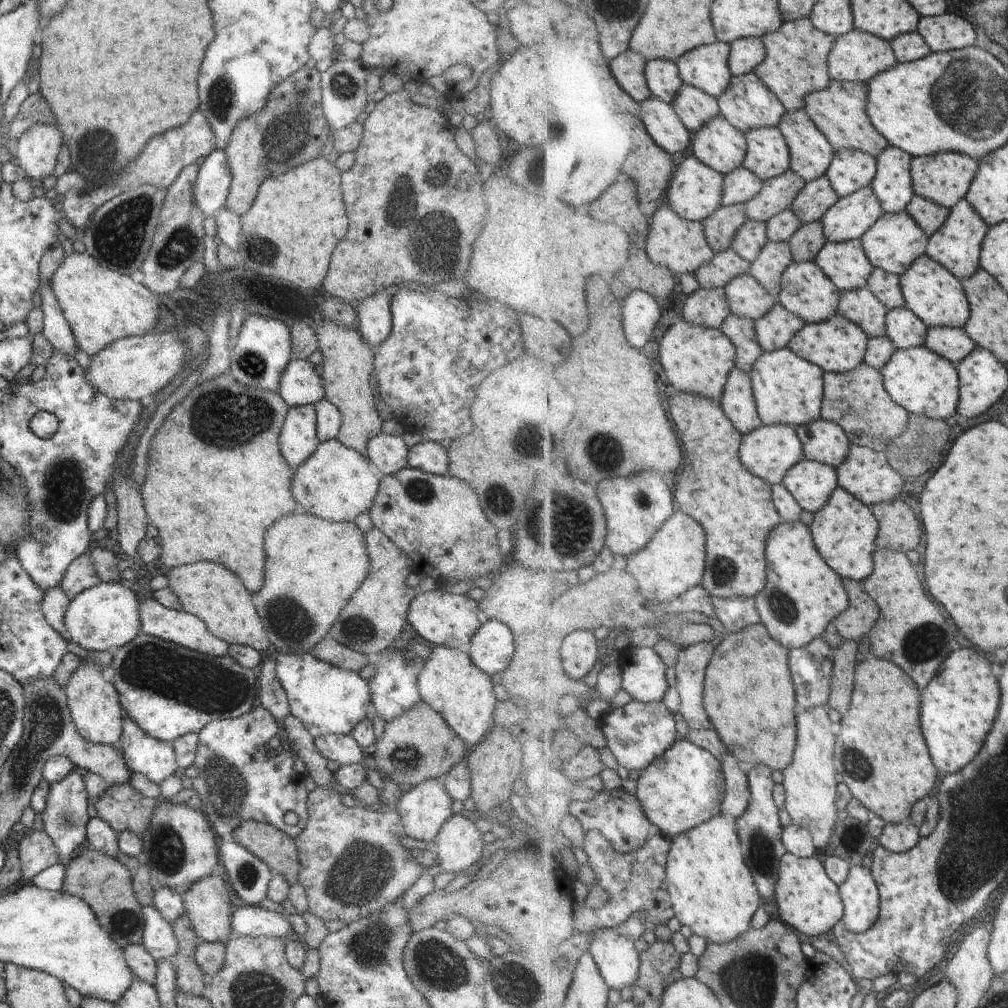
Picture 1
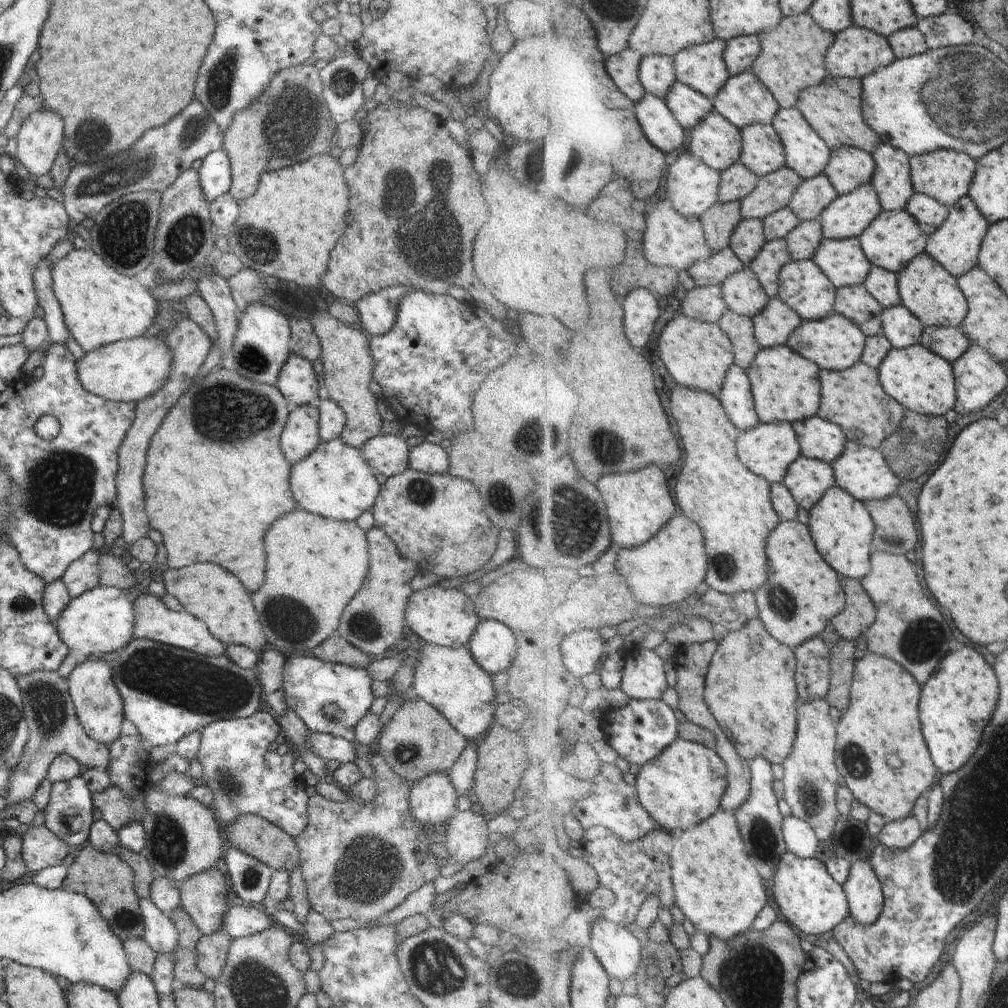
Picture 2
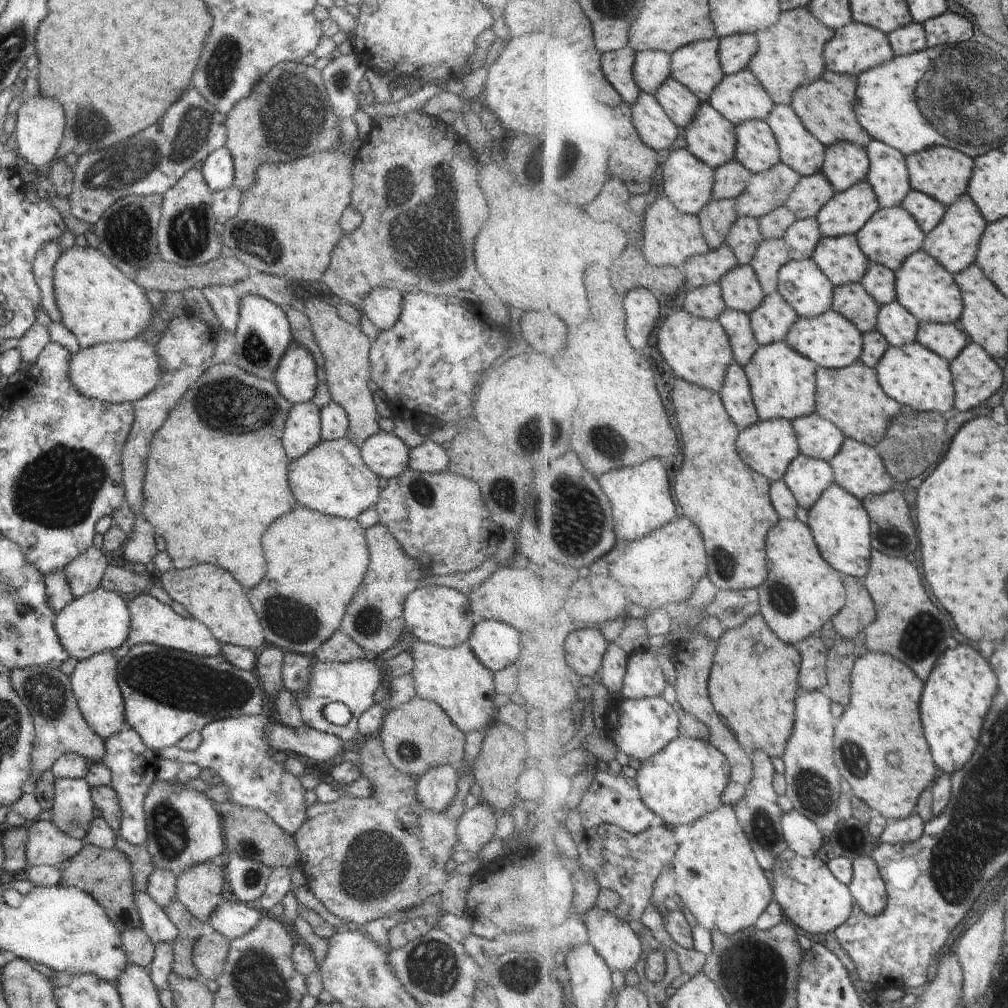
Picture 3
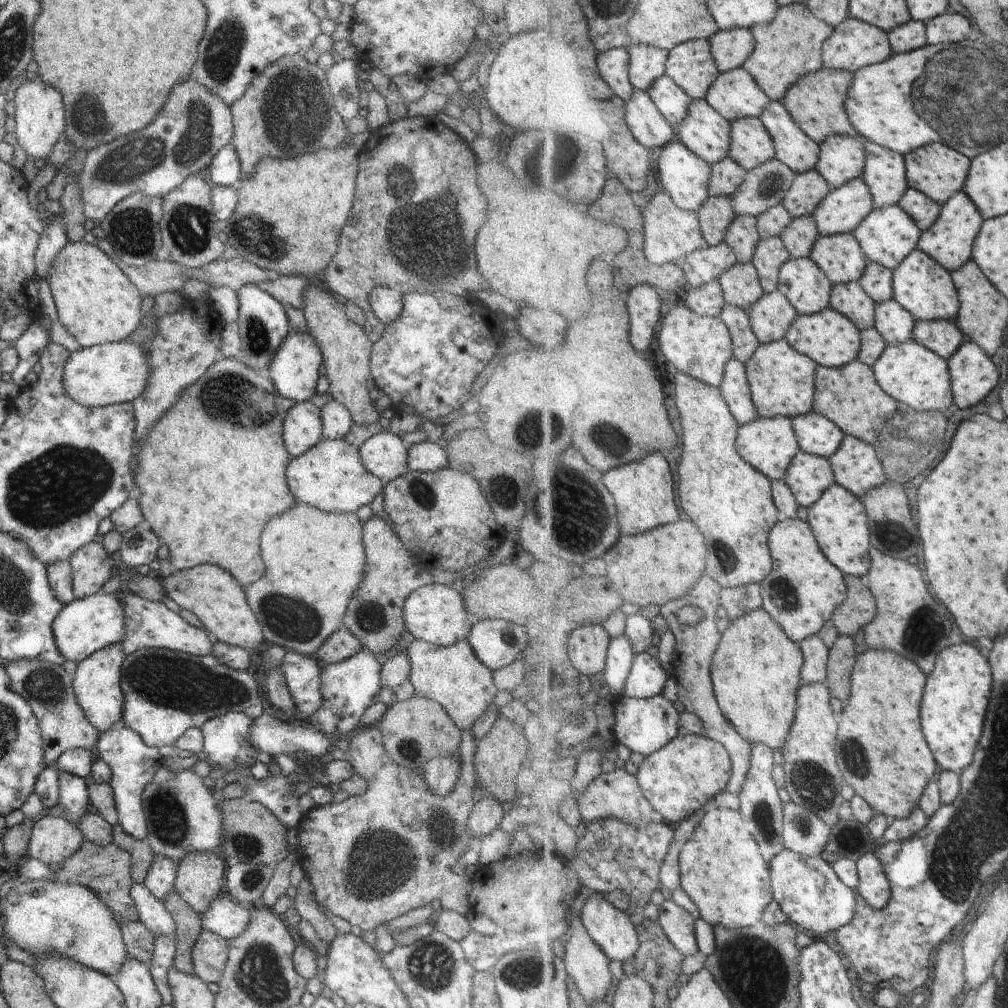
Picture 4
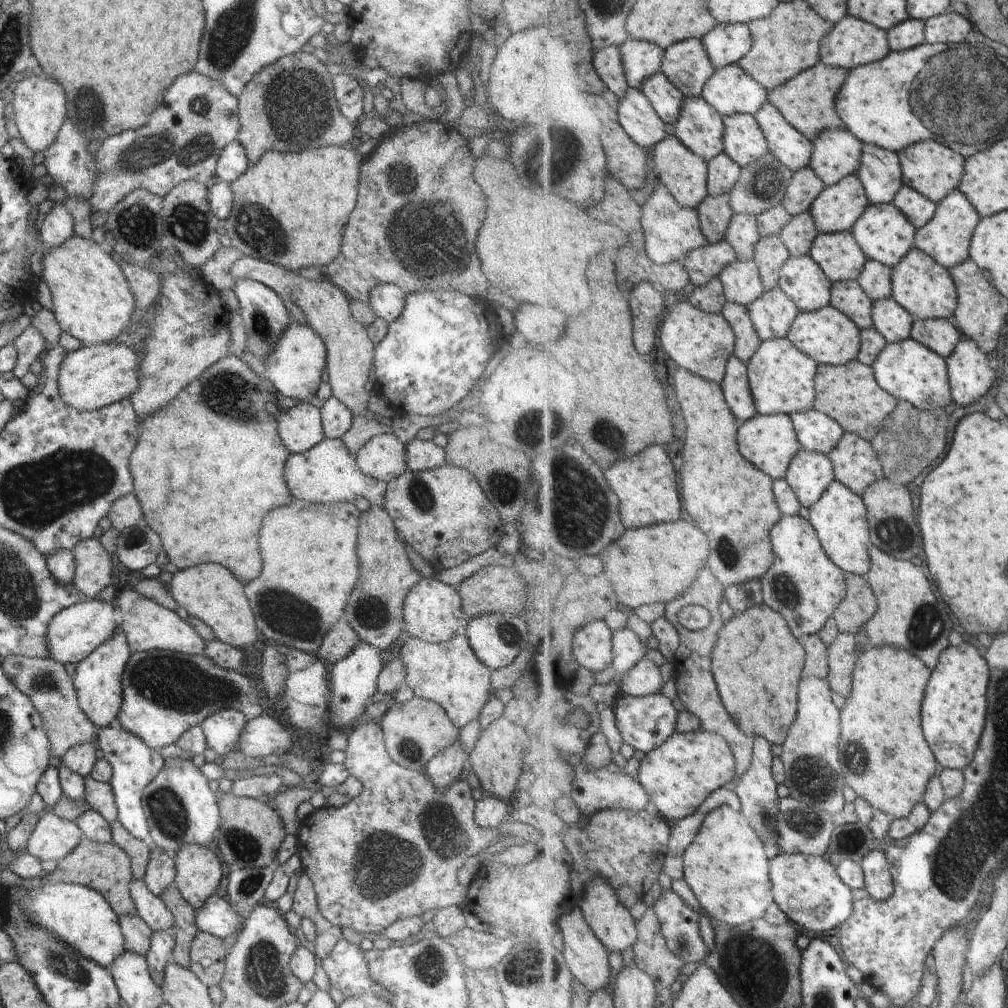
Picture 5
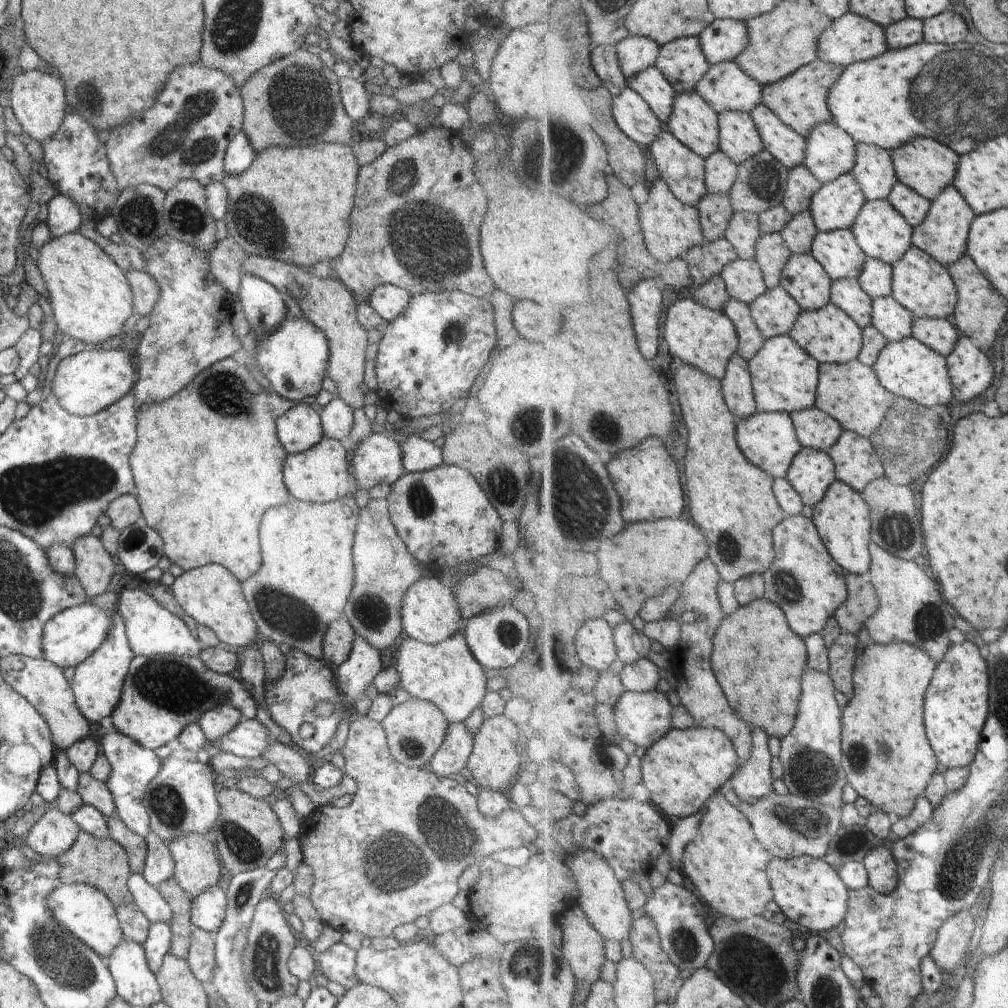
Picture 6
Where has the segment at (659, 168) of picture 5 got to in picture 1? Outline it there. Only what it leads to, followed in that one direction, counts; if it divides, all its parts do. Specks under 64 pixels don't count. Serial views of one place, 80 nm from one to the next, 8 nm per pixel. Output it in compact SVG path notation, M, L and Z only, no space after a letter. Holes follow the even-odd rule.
M695 154L684 158L683 163L676 168L671 182L670 202L685 219L705 222L723 206L723 196L726 188L726 176L715 168L708 166Z

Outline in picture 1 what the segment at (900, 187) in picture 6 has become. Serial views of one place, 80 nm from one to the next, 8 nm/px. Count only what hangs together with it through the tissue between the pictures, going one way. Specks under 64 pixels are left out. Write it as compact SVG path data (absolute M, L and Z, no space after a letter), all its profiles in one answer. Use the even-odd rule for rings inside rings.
M918 195L910 203L908 212L919 221L920 226L924 229L924 232L928 233L929 237L940 231L951 218L951 209Z

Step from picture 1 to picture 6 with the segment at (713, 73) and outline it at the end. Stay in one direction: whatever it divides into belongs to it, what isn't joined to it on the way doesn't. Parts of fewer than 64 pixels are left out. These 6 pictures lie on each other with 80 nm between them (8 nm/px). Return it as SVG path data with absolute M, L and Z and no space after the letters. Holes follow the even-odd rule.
M682 37L663 45L656 65L678 93L696 91L713 67L700 37Z

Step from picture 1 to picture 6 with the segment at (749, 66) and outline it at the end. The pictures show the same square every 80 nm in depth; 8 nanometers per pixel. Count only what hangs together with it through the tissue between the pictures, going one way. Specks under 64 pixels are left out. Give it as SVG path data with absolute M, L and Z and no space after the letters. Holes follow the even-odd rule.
M716 19L700 36L708 60L713 65L736 61L751 42L748 28L740 20Z

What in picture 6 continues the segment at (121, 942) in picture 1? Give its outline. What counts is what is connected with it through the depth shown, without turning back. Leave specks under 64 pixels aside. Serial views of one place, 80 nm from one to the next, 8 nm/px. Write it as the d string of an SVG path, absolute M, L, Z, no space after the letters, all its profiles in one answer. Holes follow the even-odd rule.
M80 831L76 836L76 842L64 854L60 854L56 862L60 866L60 882L62 884L82 883L94 886L112 902L114 908L134 902L127 886L131 874L127 854L124 848L120 844L116 844L114 840L110 838L100 840L100 838L94 838L94 836Z

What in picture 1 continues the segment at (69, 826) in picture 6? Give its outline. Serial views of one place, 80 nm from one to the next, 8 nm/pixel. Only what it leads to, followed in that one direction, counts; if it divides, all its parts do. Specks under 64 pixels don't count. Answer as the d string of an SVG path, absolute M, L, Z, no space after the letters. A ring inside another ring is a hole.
M25 831L15 840L20 860L21 883L29 883L34 876L58 863L58 850L46 832Z

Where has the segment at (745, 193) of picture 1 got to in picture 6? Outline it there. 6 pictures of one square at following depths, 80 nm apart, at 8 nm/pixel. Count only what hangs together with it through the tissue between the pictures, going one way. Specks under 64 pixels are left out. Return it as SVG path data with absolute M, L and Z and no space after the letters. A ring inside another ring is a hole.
M722 149L707 158L707 185L710 193L731 194L739 179L739 164Z

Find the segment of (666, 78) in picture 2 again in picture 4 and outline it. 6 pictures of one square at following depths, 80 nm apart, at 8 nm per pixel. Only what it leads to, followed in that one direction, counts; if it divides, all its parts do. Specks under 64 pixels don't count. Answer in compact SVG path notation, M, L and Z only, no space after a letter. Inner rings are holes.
M649 44L634 45L631 52L631 77L636 90L649 90L667 74L670 52Z

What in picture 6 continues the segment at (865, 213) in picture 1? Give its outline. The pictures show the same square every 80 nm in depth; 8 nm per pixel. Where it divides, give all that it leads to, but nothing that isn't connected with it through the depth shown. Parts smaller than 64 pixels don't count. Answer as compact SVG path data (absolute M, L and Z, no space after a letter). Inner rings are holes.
M854 172L825 184L815 194L811 211L820 231L852 229L867 206L867 196Z

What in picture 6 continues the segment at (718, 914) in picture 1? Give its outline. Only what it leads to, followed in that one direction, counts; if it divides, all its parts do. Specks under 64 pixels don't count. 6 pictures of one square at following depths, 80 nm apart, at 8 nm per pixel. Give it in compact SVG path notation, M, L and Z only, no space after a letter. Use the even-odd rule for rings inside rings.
M724 793L709 802L706 814L700 825L698 836L686 847L682 868L685 874L697 886L699 894L706 905L726 918L744 920L762 915L775 898L775 888L770 884L769 867L773 856L764 846L747 813L741 811Z

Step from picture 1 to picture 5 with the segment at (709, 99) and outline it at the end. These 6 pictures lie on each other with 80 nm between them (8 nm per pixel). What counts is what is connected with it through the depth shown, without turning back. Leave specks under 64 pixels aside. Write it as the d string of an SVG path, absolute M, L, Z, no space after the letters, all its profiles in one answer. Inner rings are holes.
M660 71L648 79L643 84L642 90L649 96L652 104L655 104L660 116L668 122L669 134L676 135L677 124L680 115L683 114L683 104L686 100L685 94L664 71Z

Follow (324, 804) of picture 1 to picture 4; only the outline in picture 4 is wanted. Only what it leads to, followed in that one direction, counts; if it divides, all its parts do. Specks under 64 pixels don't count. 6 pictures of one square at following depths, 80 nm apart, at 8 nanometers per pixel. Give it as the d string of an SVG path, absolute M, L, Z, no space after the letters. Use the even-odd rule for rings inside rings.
M360 724L351 732L348 741L345 760L352 765L353 772L364 778L370 787L360 797L348 798L340 804L330 803L310 809L304 814L298 828L296 862L312 883L317 904L334 917L344 918L351 926L358 926L363 932L385 927L393 918L416 908L424 908L432 902L440 902L442 909L452 909L464 916L468 912L467 898L472 885L465 873L458 874L454 869L457 864L461 864L460 856L472 846L476 846L477 842L467 825L475 805L473 792L479 786L475 773L475 738L472 731L462 731L459 746L461 773L452 792L443 797L429 791L418 771L401 767L390 758L377 726Z

